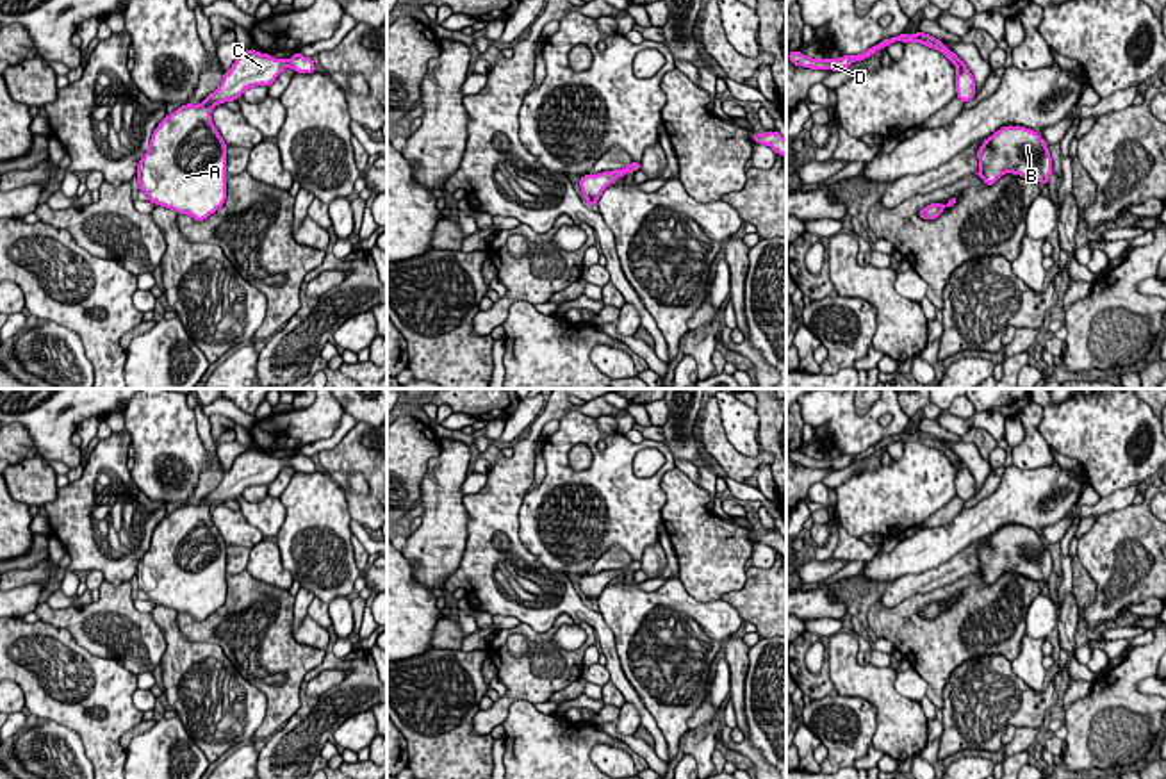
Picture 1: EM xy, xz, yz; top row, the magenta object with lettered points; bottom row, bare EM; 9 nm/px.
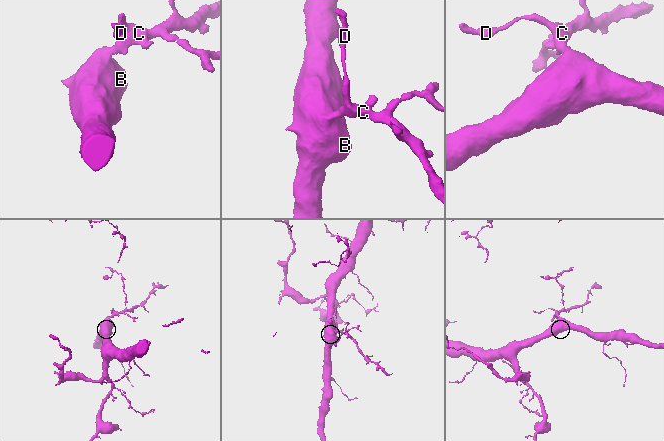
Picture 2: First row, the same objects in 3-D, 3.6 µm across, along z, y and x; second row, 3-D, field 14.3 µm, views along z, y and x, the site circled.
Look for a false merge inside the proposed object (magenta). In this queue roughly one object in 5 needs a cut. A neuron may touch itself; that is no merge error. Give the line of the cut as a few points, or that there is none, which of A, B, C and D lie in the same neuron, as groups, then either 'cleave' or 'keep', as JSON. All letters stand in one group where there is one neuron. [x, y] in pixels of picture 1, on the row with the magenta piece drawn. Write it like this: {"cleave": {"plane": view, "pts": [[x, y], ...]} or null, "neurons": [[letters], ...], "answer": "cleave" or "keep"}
{"cleave": null, "neurons": [["A", "B", "C", "D"]], "answer": "keep"}

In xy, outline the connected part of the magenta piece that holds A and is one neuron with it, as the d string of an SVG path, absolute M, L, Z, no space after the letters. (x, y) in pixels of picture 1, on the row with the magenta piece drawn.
M246 50L223 75L219 87L200 105L187 103L166 116L153 130L148 150L137 164L139 191L152 203L178 214L189 214L196 221L205 221L221 209L226 200L226 144L212 123L210 111L218 103L235 102L248 87L271 86L283 68L292 68L298 73L316 71L314 61L298 52L289 61L283 61Z

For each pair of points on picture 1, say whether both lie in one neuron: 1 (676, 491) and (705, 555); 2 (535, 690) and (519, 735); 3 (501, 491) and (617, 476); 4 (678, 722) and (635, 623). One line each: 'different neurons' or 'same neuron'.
1: same neuron
2: different neurons
3: different neurons
4: same neuron

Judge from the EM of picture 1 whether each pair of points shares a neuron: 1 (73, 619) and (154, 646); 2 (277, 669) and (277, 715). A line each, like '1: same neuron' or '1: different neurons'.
1: same neuron
2: same neuron

